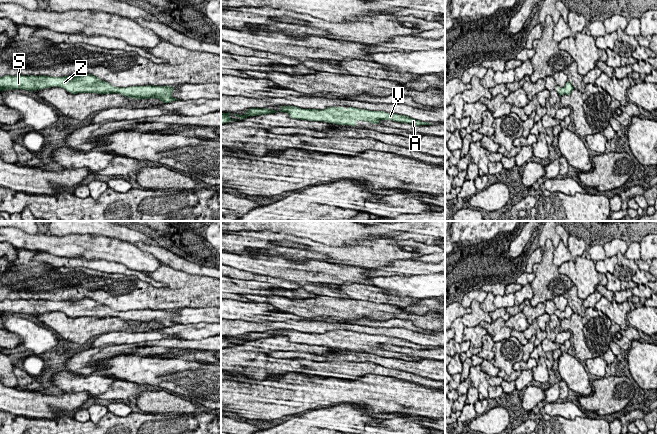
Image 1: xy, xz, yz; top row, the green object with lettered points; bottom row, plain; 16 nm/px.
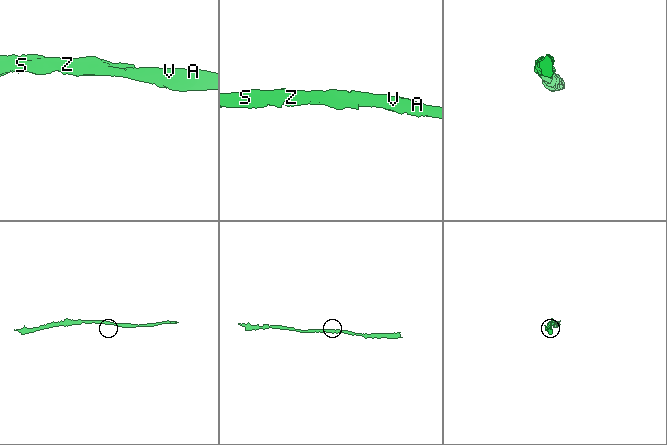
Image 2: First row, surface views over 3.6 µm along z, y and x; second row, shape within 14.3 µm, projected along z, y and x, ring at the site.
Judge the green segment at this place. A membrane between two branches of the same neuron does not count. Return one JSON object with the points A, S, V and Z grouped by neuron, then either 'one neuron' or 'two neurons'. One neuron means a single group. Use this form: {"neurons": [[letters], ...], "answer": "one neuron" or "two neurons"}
{"neurons": [["A", "S", "V", "Z"]], "answer": "one neuron"}

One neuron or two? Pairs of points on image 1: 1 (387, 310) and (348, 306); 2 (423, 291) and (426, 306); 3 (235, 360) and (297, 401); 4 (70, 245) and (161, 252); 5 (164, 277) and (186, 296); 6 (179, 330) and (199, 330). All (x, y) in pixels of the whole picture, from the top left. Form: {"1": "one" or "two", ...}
{"1": "one", "2": "two", "3": "two", "4": "two", "5": "one", "6": "one"}

